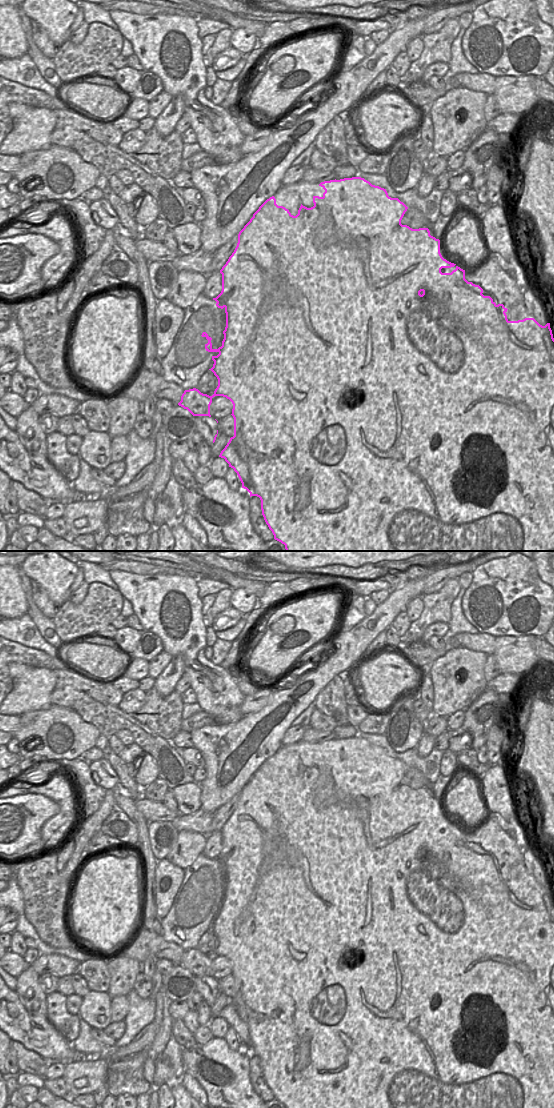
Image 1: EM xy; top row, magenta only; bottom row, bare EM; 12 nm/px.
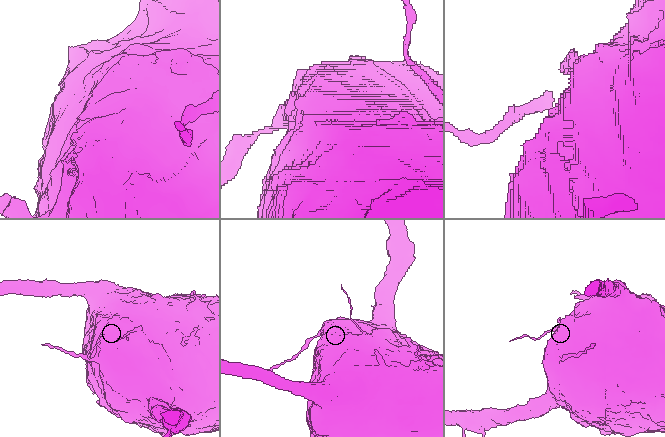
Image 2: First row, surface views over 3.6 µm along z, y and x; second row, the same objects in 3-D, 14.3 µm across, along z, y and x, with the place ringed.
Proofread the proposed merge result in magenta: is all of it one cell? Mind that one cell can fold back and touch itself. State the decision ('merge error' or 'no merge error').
merge error

